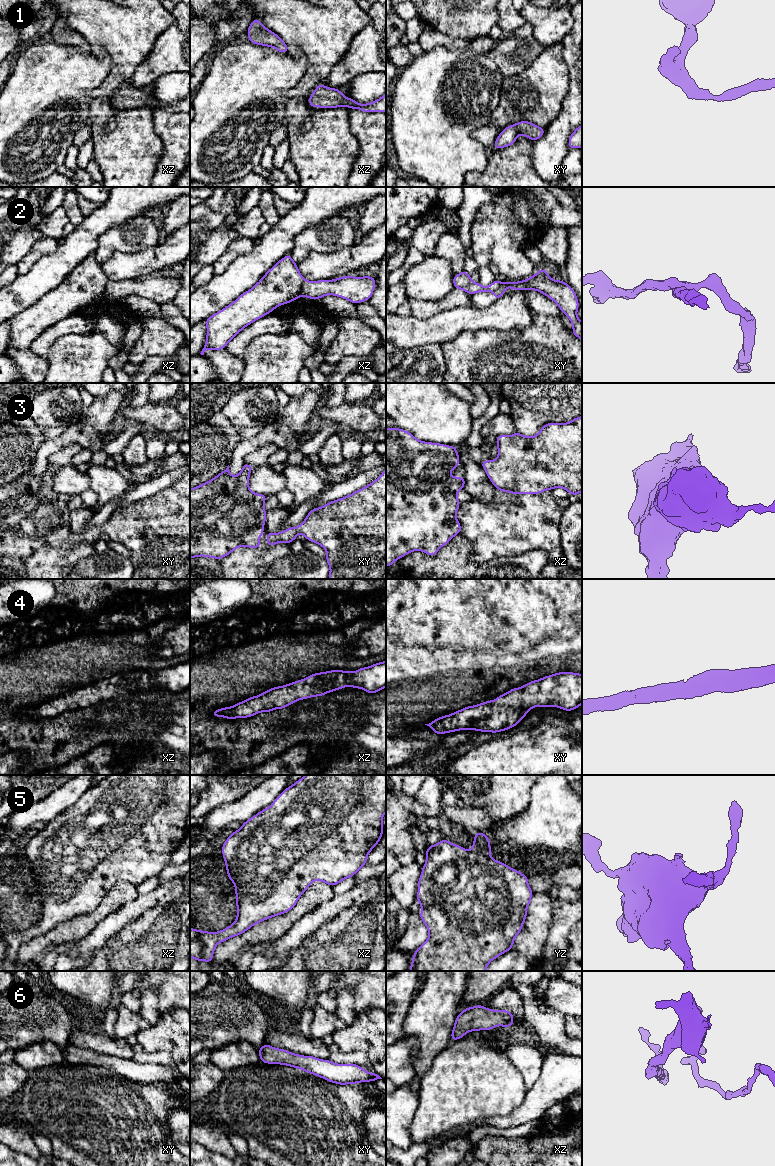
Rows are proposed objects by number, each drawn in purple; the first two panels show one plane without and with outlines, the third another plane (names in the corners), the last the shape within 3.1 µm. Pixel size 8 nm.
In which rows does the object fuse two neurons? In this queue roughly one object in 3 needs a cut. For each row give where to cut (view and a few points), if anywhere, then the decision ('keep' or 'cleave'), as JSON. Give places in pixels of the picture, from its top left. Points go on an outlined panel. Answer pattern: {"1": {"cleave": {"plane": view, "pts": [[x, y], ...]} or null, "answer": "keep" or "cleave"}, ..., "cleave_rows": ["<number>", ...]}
{"1": {"cleave": null, "answer": "keep"}, "2": {"cleave": {"plane": "xz", "pts": [[304, 279], [300, 294]]}, "answer": "cleave"}, "3": {"cleave": null, "answer": "keep"}, "4": {"cleave": null, "answer": "keep"}, "5": {"cleave": null, "answer": "keep"}, "6": {"cleave": null, "answer": "keep"}, "cleave_rows": ["2"]}

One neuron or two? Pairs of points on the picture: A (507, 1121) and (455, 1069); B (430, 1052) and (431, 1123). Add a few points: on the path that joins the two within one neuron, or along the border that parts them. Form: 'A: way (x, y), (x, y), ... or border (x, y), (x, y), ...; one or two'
A: border (521, 1102), (509, 1114), (490, 1117), (481, 1125); two
B: border (444, 1048), (421, 1078), (419, 1088); two

